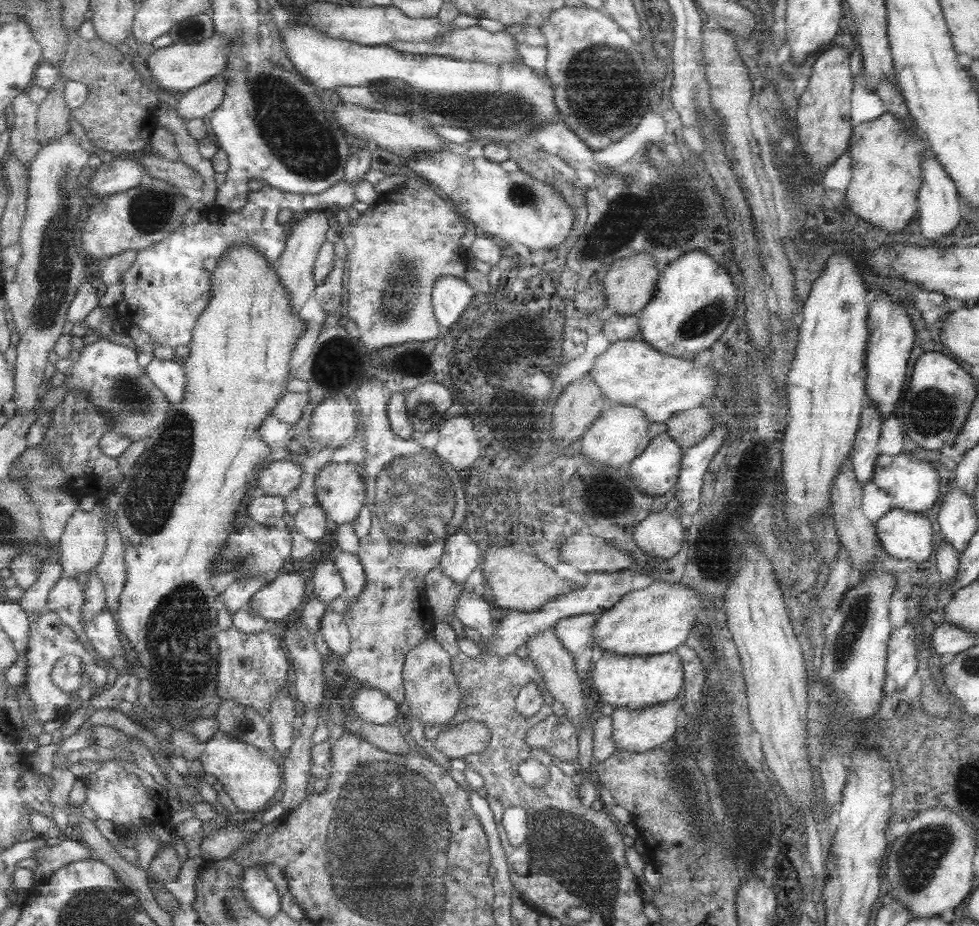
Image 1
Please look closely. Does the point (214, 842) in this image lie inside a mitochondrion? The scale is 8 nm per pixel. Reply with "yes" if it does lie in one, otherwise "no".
no

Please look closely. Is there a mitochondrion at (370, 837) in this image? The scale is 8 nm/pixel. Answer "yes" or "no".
yes

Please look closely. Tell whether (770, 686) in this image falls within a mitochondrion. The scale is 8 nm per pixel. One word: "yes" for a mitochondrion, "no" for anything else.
no

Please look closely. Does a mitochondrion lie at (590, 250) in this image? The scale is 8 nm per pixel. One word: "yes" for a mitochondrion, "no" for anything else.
no

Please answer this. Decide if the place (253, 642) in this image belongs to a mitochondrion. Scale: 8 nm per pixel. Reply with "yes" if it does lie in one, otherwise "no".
no

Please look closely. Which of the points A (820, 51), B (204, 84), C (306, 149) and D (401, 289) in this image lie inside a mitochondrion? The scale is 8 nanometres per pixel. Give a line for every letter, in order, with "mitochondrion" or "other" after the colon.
A: other
B: other
C: mitochondrion
D: mitochondrion

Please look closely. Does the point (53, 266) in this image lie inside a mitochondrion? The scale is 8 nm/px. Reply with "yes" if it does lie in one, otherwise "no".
yes

